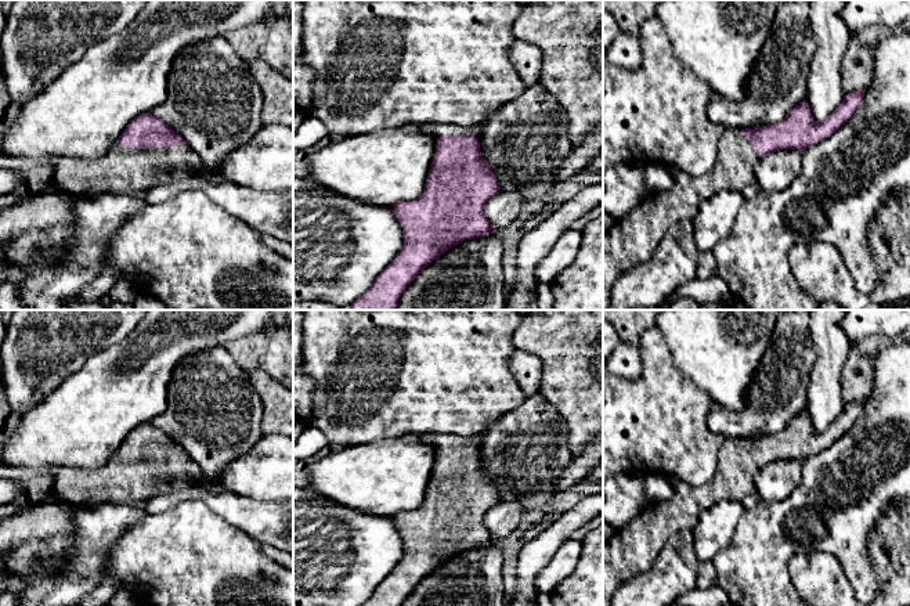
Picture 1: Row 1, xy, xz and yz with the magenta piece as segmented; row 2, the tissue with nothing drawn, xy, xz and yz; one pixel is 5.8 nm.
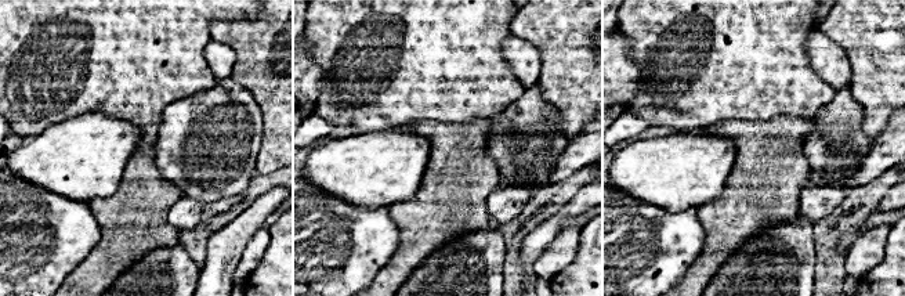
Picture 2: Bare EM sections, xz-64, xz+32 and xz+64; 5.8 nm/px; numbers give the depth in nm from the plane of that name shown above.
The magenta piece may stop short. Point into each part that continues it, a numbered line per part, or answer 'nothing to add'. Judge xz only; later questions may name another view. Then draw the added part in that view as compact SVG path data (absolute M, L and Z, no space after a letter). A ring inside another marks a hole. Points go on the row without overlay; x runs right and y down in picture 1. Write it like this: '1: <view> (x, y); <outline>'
1: xz (439, 440); M425 433L420 434L422 441L430 443L431 446L440 447L454 447L454 446L466 446L466 447L479 447L481 443L481 436L455 436L455 434L443 434L443 433Z

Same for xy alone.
1: xy (121, 480); M113 454L98 468L58 468L54 491L72 508L95 508L102 505L142 506L148 499L173 491L189 490L202 470L187 454L169 459L136 459Z

